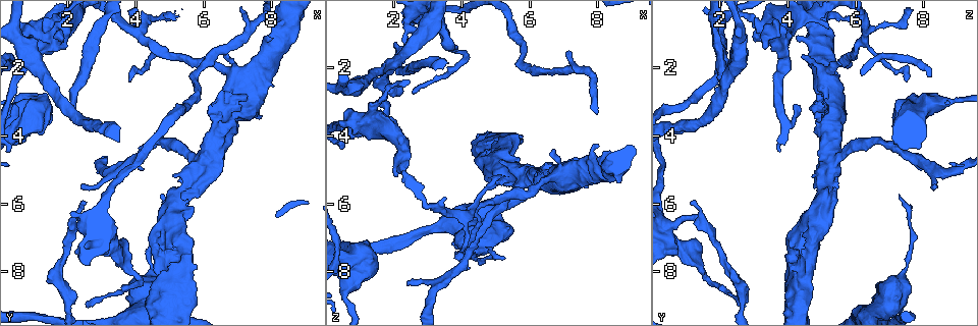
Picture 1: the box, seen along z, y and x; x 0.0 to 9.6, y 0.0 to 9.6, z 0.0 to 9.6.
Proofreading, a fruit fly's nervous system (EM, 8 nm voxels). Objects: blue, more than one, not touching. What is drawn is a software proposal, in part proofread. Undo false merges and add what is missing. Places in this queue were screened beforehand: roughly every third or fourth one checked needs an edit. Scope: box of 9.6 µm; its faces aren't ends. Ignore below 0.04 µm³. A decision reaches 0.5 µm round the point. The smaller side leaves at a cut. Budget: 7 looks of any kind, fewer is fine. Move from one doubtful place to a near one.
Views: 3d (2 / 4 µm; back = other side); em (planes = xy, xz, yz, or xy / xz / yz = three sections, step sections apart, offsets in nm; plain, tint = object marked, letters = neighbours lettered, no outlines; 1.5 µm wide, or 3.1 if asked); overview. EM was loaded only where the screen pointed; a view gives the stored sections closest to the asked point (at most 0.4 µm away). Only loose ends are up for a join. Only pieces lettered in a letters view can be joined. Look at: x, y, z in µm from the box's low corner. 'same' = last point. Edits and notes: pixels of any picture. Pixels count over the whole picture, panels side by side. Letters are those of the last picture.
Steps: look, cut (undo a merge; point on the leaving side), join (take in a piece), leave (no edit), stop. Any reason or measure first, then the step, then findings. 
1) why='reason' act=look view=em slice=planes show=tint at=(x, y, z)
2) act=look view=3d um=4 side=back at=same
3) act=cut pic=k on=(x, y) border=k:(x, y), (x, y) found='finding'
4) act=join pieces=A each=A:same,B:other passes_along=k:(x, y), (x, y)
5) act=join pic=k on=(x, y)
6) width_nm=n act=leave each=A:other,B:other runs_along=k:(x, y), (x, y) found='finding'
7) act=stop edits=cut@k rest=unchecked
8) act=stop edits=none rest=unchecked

why='calibre changes' act=look view=em slice=planes show=letters at=(3.50, 7.55, 1.05)

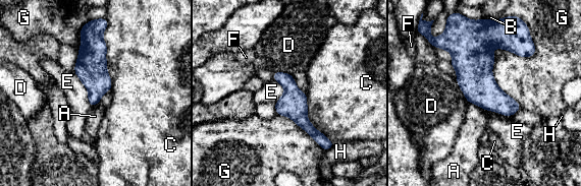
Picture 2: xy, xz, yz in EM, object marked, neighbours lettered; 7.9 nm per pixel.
width_nm=190 act=leave each=A:other,B:other,C:other,D:other,E:other,F:other,G:other,H:other border=2:(508, 15), (521, 107) found='continuous, no second cell'

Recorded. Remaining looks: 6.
why='abrupt turn' act=look view=em slice=xz step=4 show=letters at=(2.30, 6.35, 1.40)

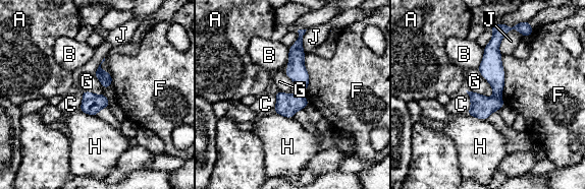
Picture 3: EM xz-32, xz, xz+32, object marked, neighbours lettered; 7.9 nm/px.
longest_contact=F:380nm act=cut pic=3 on=(481, 107) each=A:other,B:other,C:other,F:other,G:other,H:other,J:other border=3:(494, 95), (499, 97) found='two cells meet here'

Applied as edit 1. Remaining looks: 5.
act=stop edits=cut@3 rest=unchecked

